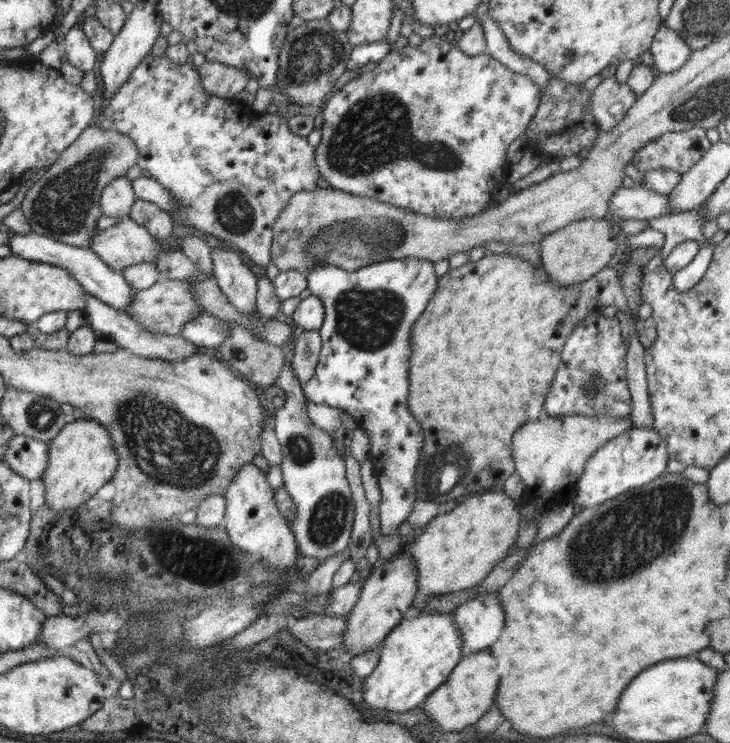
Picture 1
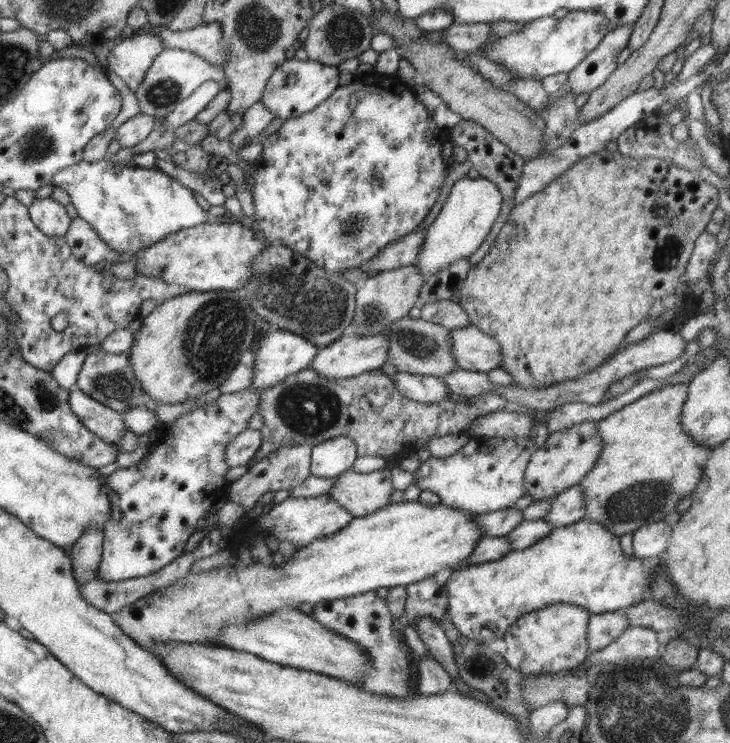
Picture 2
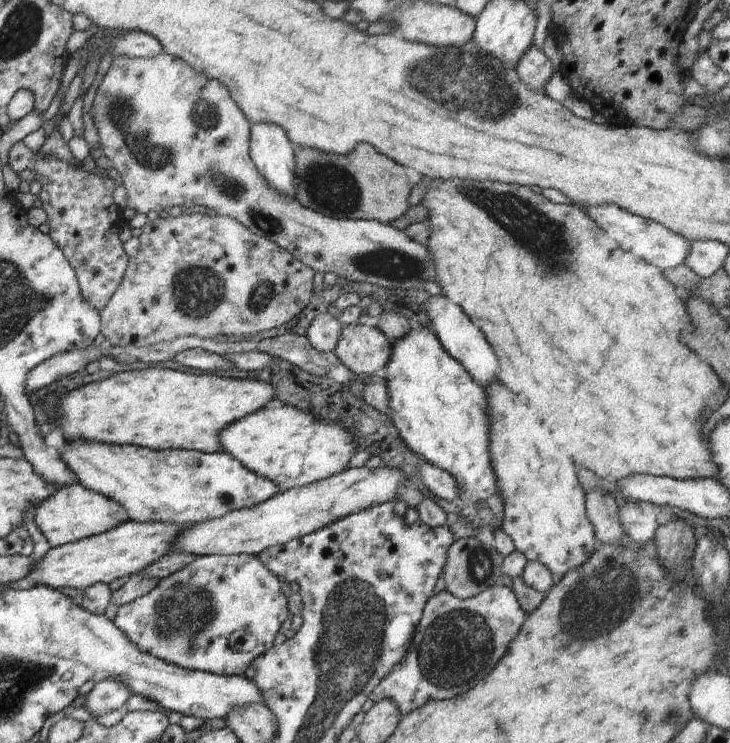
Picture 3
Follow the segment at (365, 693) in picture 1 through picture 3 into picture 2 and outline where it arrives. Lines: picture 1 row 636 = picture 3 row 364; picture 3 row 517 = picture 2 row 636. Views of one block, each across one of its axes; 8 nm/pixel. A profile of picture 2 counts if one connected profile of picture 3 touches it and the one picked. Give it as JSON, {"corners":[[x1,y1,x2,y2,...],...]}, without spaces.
{"corners":[[582,519,568,526,552,529,546,537,528,548,508,551,502,558,490,562,460,564,451,570,446,581,447,616,462,636,482,644,496,654,502,654,504,633,520,616,558,602,580,606,591,615,624,610,642,602,644,593,650,589,652,579,654,568,648,566,647,559,628,556,620,548,619,537,608,532,598,522]]}

